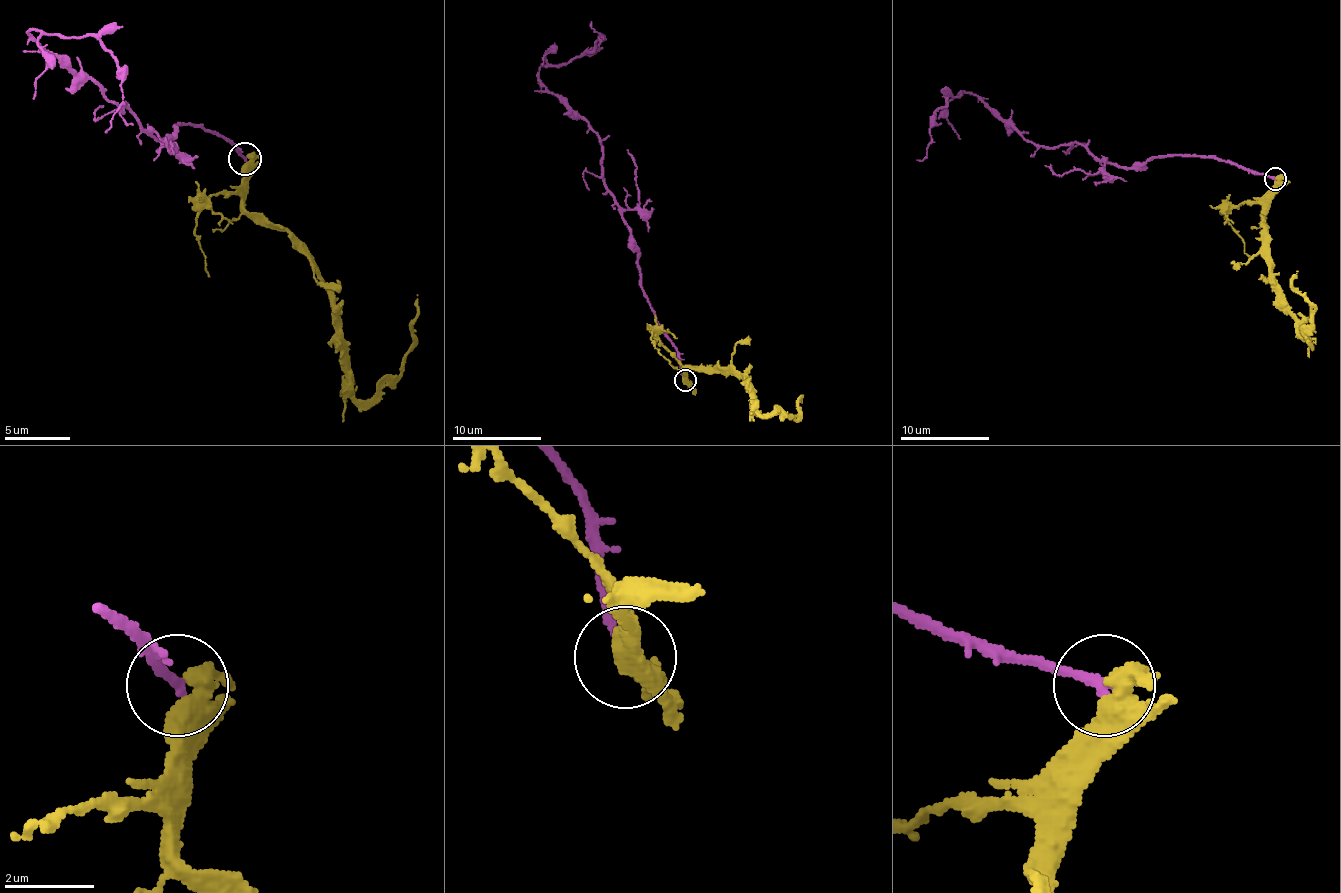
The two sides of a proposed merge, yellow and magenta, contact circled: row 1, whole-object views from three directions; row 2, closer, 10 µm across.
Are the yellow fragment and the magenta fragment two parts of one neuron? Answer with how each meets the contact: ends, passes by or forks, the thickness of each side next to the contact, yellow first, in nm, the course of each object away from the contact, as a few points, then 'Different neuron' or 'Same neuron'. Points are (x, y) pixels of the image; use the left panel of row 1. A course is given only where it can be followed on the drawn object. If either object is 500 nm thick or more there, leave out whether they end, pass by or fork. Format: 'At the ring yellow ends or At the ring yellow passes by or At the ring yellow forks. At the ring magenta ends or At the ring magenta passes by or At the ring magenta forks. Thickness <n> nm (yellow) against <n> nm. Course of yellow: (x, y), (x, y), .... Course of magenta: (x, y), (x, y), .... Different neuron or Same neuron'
Thickness 550 nm (yellow) against 240 nm. Course of yellow: (247, 157), (244, 207), (276, 223), (309, 259), (326, 289), (346, 384), (362, 401), (398, 371), (418, 296). Course of magenta: (244, 157), (194, 124), (165, 141), (148, 131), (33, 29), (92, 35), (118, 62), (122, 105), (105, 131). Different neuron

